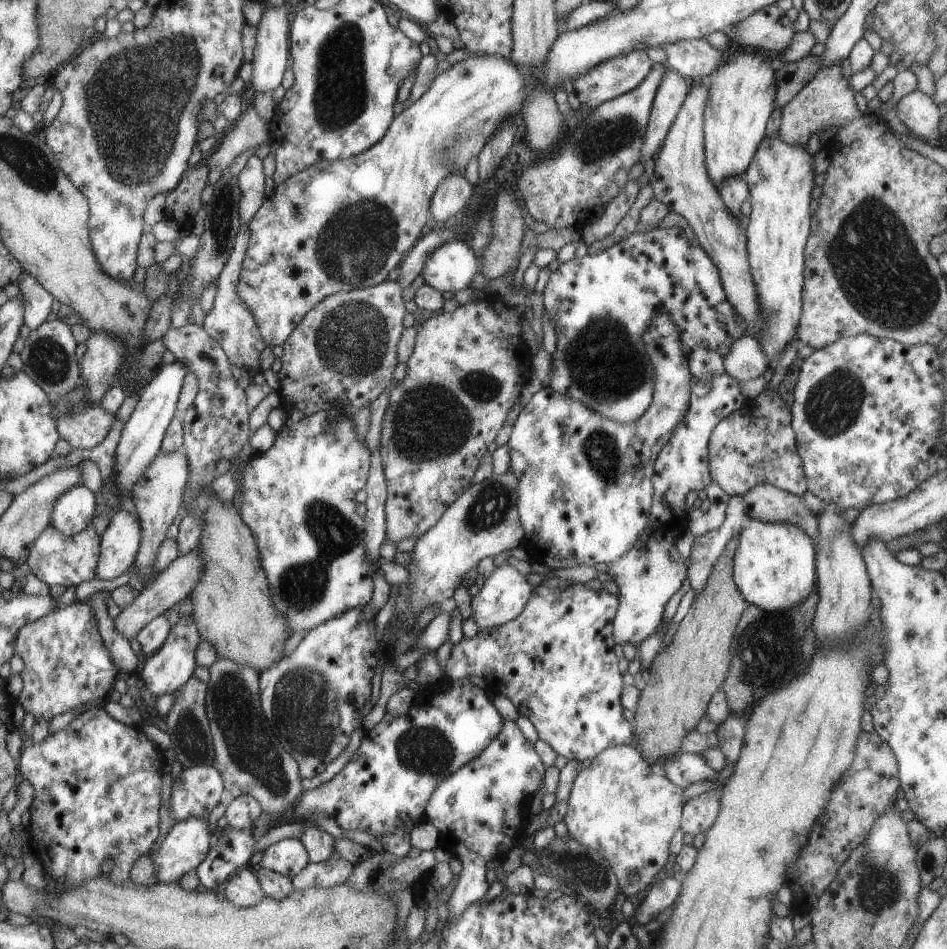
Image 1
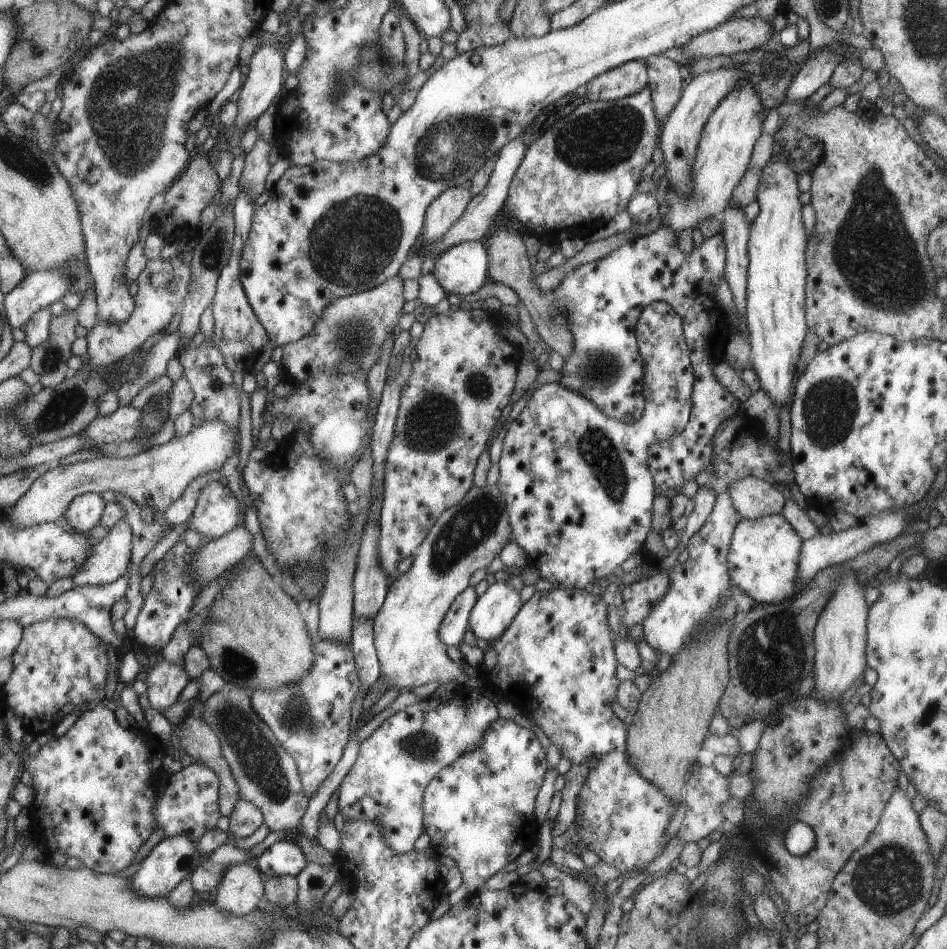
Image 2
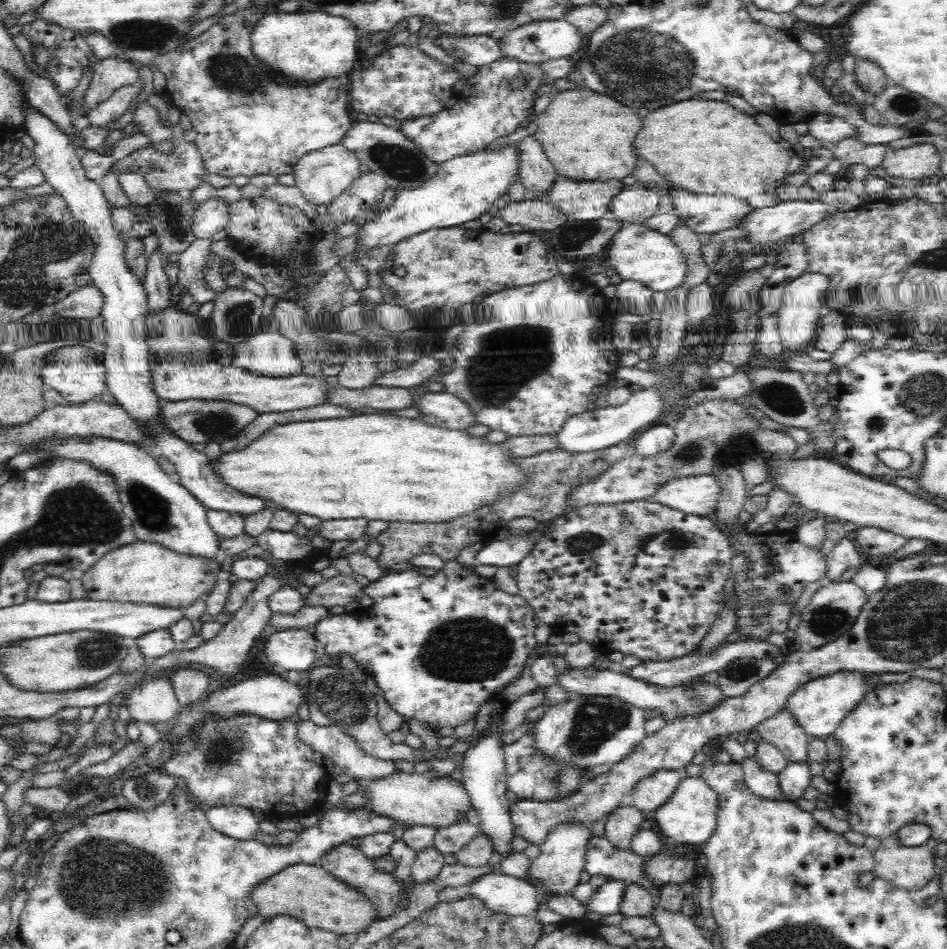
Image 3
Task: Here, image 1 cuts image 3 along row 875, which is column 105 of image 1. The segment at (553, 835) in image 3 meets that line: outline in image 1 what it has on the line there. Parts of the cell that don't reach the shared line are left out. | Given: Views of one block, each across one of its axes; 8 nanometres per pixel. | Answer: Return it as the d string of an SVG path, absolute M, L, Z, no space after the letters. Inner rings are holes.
M125 511L112 515L102 535L97 577L101 580L113 580L125 574L125 570L133 565L140 540L137 517Z

